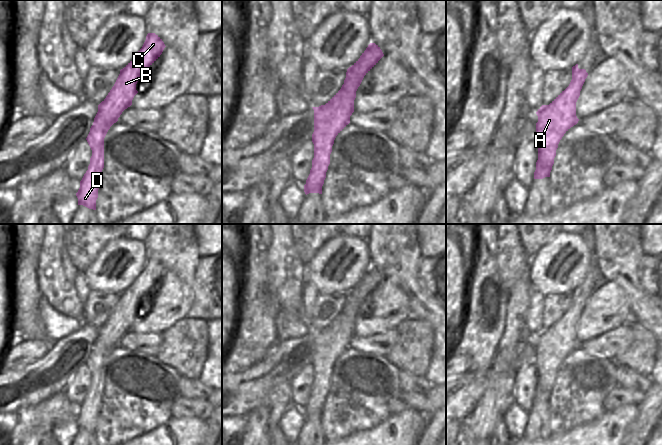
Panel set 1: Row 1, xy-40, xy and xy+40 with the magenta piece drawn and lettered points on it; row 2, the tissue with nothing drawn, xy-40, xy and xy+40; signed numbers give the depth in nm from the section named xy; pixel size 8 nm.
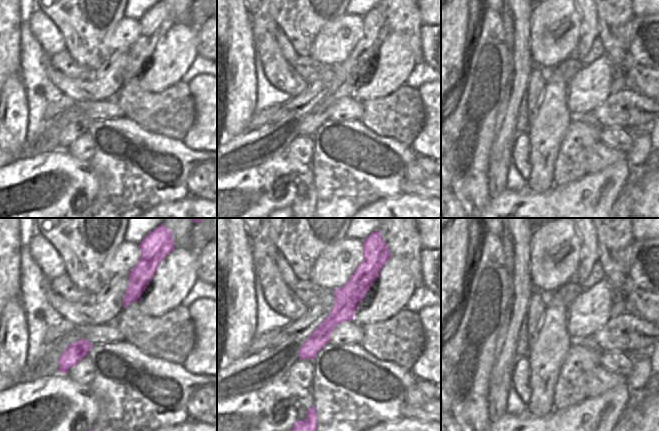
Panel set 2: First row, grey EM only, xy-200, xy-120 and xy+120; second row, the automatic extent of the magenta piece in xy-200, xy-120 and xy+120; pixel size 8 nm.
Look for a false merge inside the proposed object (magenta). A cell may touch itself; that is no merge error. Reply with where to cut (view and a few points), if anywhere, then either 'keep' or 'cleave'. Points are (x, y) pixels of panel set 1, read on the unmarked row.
cut in xy along (357, 309), (353, 308), (341, 313); cleave

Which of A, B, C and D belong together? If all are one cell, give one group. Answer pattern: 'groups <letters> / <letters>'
groups A D / B C

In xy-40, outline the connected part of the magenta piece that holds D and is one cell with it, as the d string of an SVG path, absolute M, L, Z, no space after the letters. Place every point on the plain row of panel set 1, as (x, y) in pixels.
M92 349L86 362L92 374L92 380L88 394L80 405L80 412L76 420L78 429L93 434L96 434L96 424L104 392L104 362L110 351L111 349Z

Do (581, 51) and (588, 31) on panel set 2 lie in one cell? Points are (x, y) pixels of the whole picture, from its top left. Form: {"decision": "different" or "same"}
{"decision": "same"}

